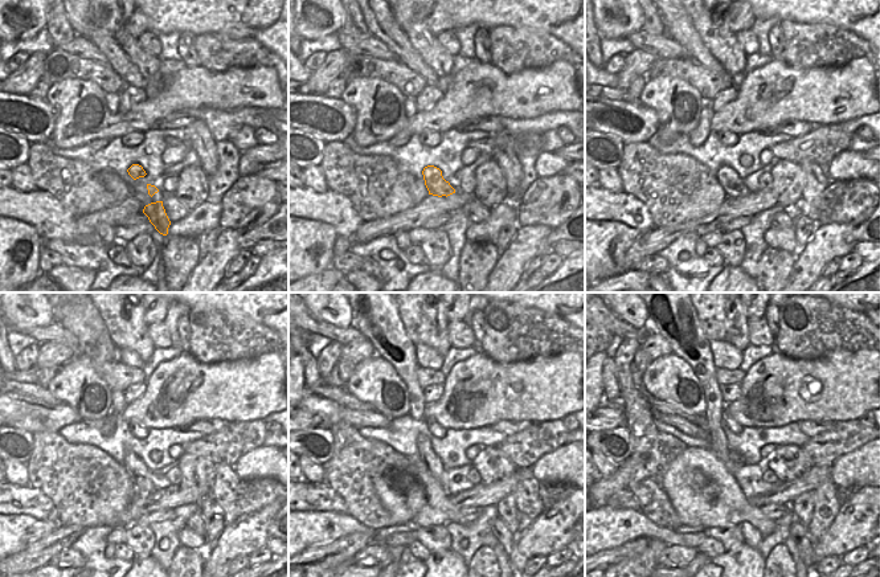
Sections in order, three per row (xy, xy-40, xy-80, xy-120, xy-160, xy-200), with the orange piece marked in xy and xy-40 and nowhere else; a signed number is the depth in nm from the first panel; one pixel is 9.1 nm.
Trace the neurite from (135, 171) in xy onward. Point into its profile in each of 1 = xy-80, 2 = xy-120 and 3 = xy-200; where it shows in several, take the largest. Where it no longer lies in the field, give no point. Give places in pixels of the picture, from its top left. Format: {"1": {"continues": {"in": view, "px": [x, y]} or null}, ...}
{"1": {"continues": {"in": "xy-80", "px": [729, 179]}}, "2": {"continues": {"in": "xy-120", "px": [136, 469]}}, "3": {"continues": {"in": "xy-200", "px": [675, 319]}}}

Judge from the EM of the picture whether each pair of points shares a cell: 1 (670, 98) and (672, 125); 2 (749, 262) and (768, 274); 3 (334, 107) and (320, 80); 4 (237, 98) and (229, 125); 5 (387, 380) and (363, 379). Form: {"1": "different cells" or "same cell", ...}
{"1": "same cell", "2": "different cells", "3": "different cells", "4": "different cells", "5": "same cell"}

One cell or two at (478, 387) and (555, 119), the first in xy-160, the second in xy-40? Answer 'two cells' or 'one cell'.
two cells

